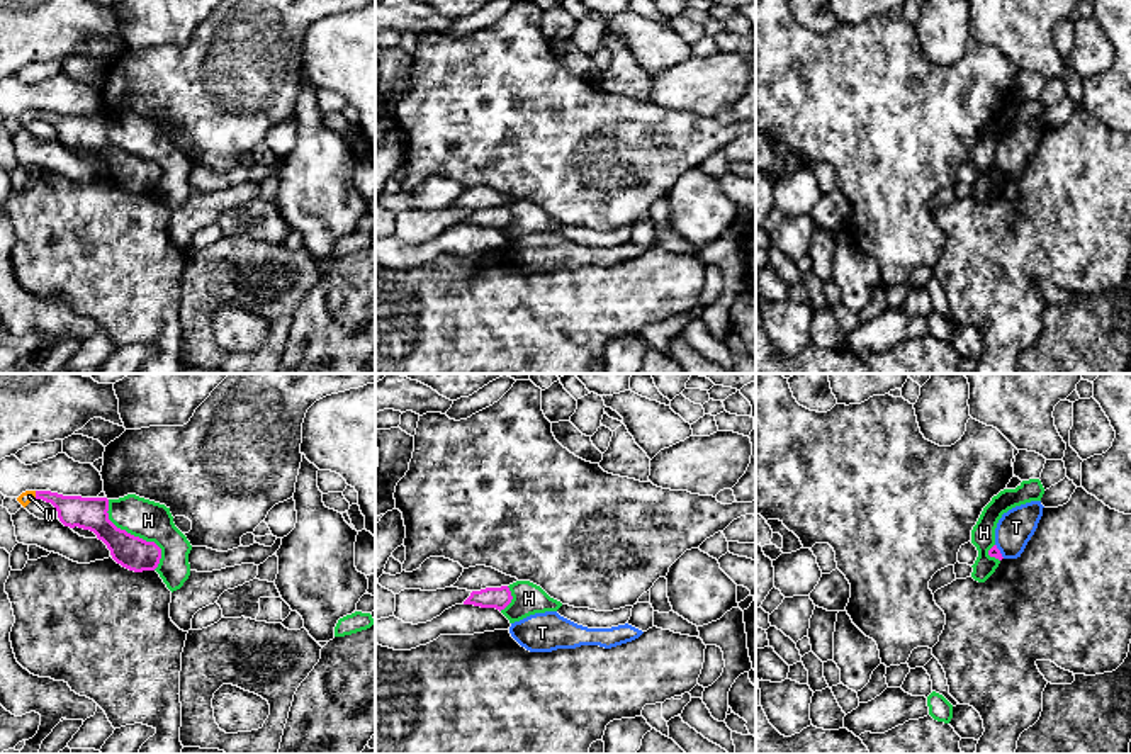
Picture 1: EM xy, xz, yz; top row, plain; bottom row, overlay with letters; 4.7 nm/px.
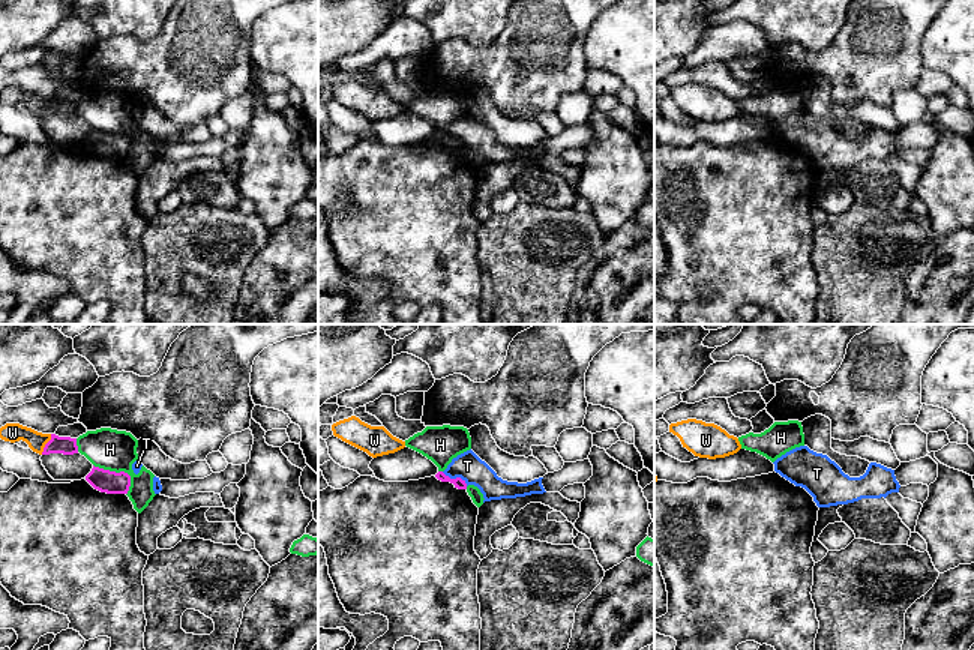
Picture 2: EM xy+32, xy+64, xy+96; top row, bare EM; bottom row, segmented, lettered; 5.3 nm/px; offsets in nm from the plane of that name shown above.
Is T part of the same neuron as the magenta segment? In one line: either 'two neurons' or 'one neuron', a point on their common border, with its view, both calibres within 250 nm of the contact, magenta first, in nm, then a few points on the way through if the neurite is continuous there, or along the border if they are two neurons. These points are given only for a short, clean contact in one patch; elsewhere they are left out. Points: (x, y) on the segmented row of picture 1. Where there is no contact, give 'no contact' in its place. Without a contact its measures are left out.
two neurons; meets magenta in yz at (999, 551); 50 nm thick on the magenta side, 170 nm on the other; border along yz (995, 544), (1004, 557)

